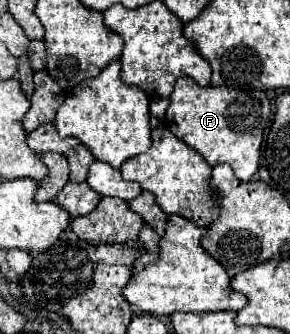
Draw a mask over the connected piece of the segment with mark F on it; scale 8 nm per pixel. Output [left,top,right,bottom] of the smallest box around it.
[167,78,273,182]

